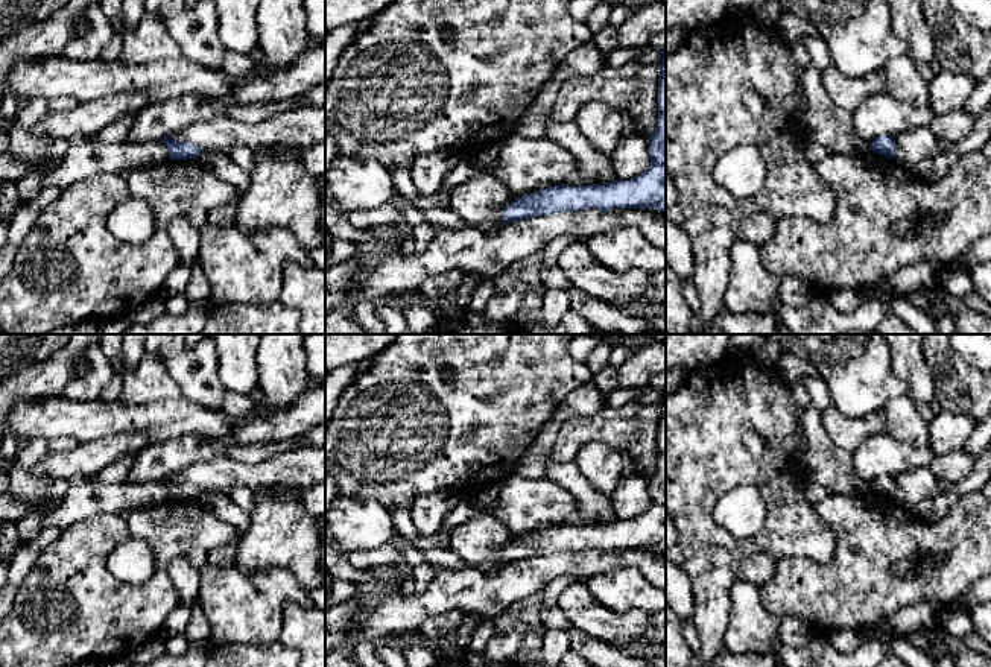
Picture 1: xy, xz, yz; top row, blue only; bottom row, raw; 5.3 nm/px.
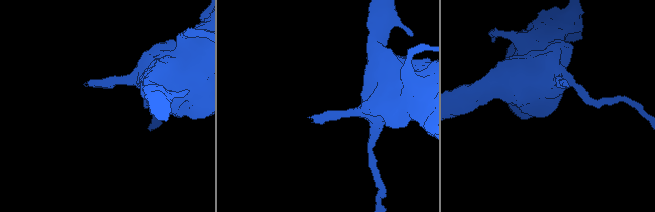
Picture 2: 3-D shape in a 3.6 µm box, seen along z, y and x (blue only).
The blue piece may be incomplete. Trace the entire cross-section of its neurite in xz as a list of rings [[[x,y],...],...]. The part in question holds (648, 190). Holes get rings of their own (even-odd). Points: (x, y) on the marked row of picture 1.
[[[666,47],[658,76],[658,123],[649,138],[649,169],[628,181],[593,185],[550,185],[512,201],[503,210],[505,223],[561,211],[597,208],[654,208],[666,214]]]

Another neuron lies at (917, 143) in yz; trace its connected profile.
[[[912,128],[895,137],[895,160],[907,170],[915,172],[917,164],[936,155],[942,144],[929,128]]]

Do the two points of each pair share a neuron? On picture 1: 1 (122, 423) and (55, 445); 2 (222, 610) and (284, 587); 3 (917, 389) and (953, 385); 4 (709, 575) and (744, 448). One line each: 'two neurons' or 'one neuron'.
1: two neurons
2: one neuron
3: two neurons
4: one neuron

